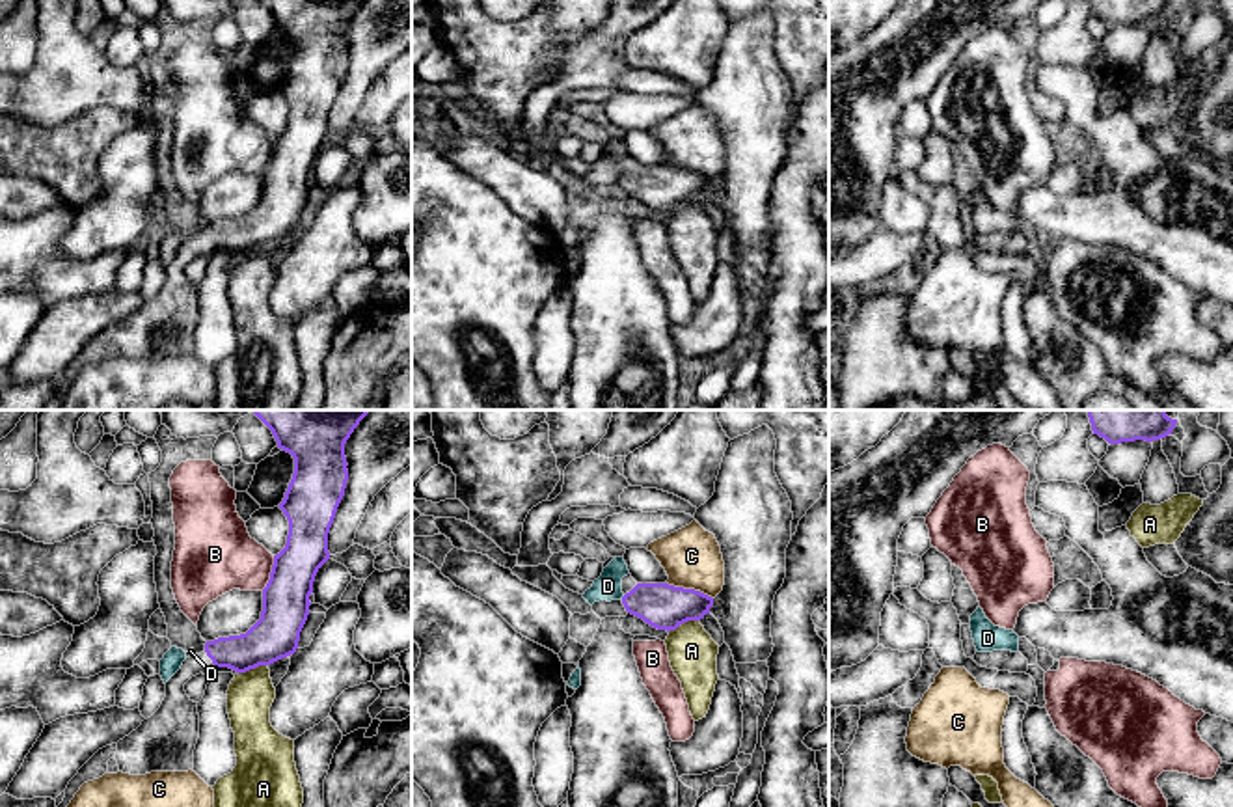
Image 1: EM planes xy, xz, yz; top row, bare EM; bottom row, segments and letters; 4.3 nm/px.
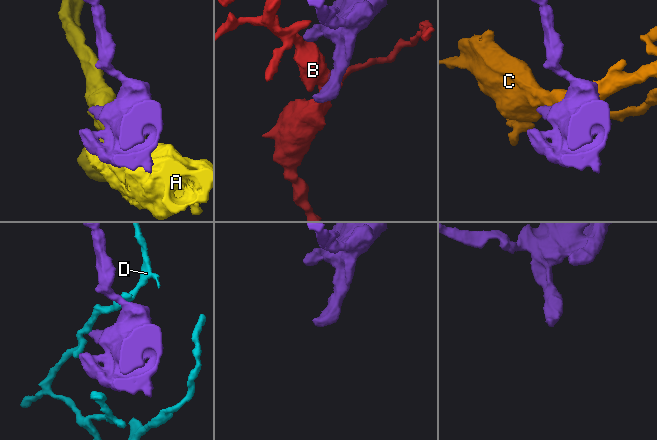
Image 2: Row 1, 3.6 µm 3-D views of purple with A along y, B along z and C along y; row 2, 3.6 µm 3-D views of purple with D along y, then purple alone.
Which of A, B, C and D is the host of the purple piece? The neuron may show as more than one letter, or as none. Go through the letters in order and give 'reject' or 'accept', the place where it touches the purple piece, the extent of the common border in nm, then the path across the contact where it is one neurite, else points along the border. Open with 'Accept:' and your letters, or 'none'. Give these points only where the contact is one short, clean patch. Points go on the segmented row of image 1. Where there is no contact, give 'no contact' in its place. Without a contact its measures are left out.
Accept: none
A: reject; meets purple in xz at (684, 621); contact 150 nm long
B: reject; meets purple in xy at (270, 573); contact 160 nm long; border along xy (274, 556), (270, 578), (261, 589)
C: reject; meets purple in xz at (690, 589); contact 220 nm long; border along xz (667, 582), (678, 588), (699, 589), (712, 599)
D: reject; meets purple in xz at (623, 597); contact 30 nm long

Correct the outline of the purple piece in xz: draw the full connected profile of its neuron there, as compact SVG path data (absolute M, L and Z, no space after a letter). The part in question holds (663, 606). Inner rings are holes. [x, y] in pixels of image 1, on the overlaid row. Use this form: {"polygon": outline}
{"polygon": "M631 574L622 578L622 593L628 613L667 632L687 621L700 621L713 606L713 598L700 591L669 583L637 583Z"}

